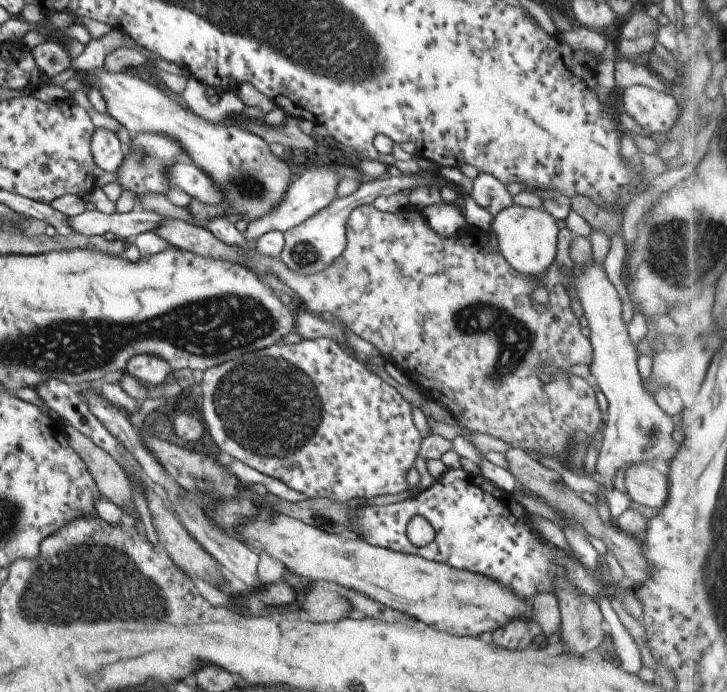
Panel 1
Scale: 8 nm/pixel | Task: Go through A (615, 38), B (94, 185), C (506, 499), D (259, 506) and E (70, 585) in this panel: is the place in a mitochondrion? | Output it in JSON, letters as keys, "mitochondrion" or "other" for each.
{"A":"other","B":"other","C":"other","D":"other","E":"mitochondrion"}

